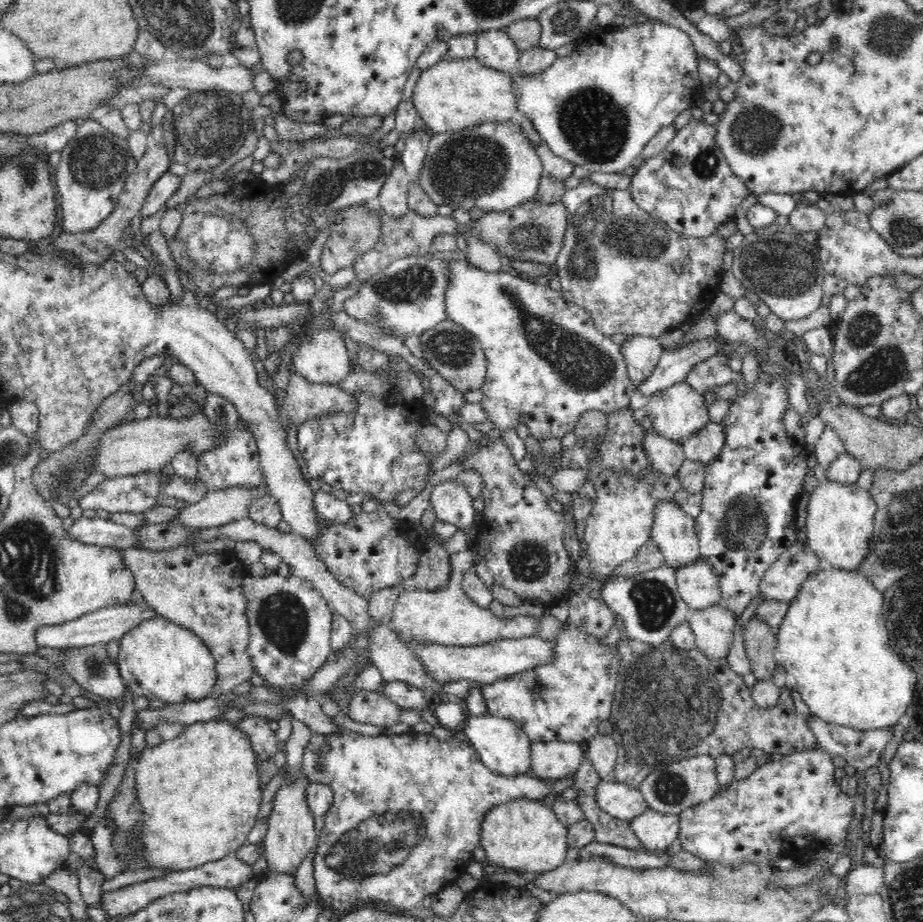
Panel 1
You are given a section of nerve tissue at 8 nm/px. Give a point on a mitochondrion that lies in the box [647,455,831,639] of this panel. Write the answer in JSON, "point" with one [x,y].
{"point":[744,524]}

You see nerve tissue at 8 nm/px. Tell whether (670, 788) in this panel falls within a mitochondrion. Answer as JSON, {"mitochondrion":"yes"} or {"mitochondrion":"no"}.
{"mitochondrion":"yes"}

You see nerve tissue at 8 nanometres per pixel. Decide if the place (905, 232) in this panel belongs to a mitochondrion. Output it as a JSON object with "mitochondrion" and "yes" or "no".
{"mitochondrion":"yes"}

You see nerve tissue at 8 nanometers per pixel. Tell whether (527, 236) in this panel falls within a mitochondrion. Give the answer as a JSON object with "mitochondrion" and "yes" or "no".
{"mitochondrion":"yes"}

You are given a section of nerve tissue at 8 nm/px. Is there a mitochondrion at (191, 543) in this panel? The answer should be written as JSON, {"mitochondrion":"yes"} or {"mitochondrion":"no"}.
{"mitochondrion":"no"}

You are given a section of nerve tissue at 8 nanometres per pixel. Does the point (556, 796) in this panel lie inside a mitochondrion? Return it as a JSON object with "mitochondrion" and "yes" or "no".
{"mitochondrion":"no"}

